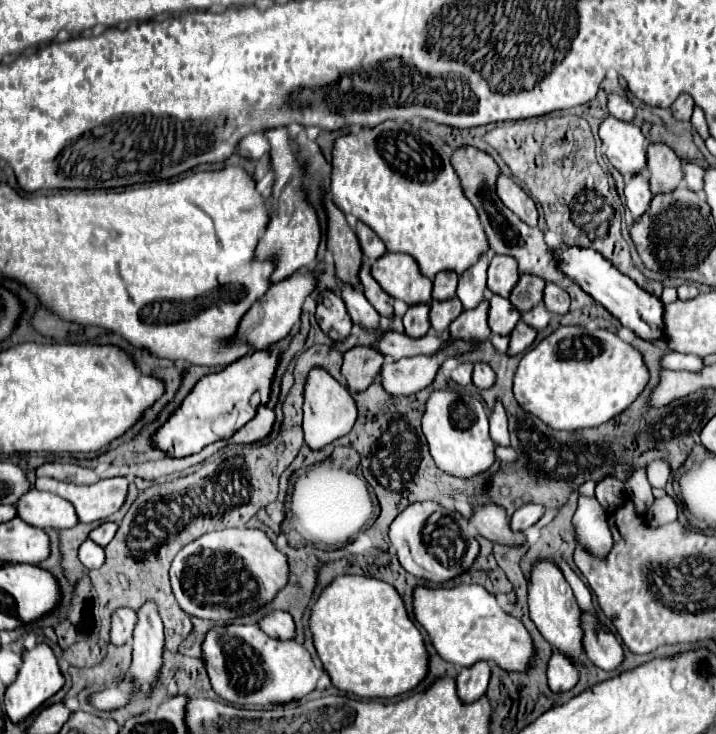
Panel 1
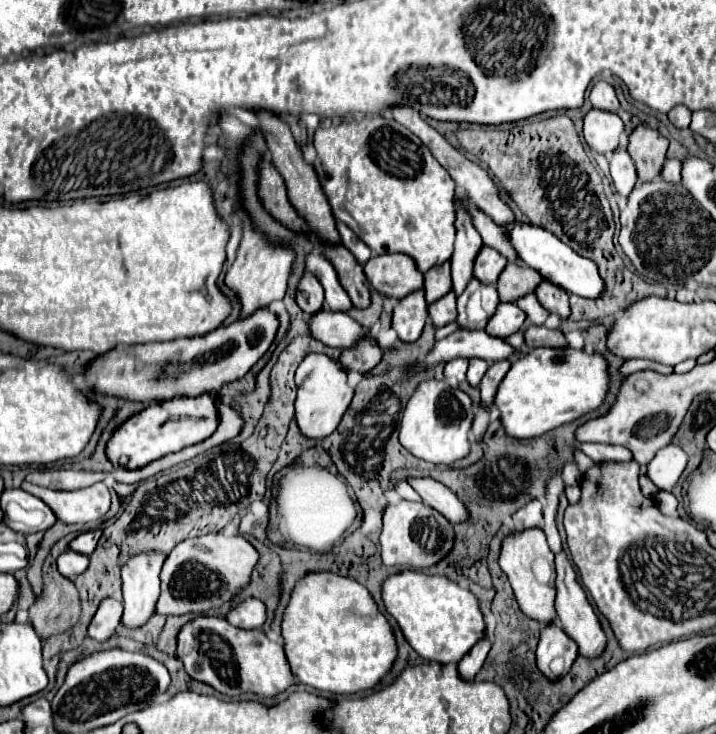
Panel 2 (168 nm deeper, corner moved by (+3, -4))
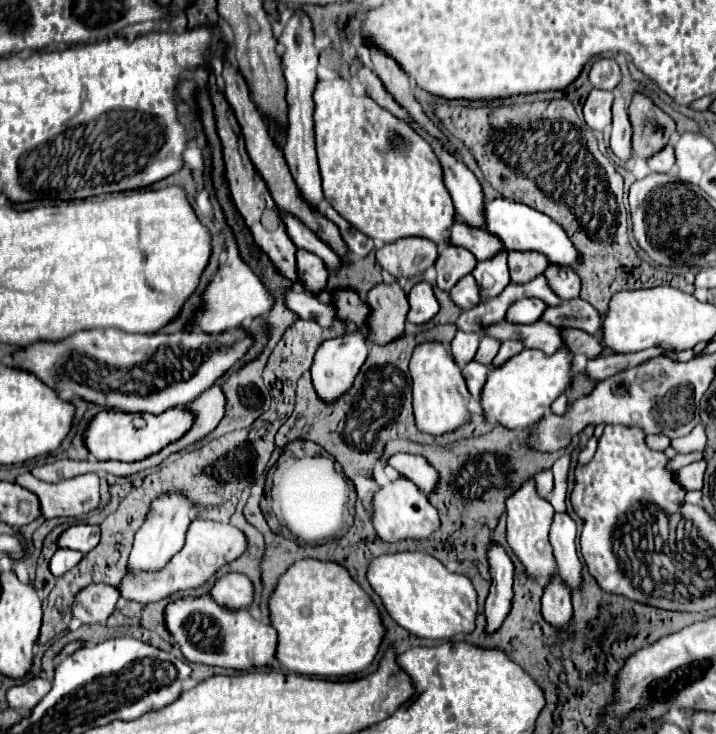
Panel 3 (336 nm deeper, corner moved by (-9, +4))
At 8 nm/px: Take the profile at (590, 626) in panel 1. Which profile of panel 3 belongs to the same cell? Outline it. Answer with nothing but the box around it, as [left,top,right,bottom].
[550,512,580,588]

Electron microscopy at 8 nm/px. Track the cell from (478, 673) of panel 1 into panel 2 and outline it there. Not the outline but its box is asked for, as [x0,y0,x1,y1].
[458,638,490,682]

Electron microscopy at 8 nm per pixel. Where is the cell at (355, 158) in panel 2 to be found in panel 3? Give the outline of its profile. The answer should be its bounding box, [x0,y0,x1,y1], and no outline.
[314,76,456,246]

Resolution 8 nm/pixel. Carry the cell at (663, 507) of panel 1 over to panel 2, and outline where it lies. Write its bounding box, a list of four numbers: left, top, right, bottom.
[654,492,678,516]

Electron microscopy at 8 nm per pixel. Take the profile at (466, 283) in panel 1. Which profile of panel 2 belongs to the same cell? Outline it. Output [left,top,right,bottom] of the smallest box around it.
[450,200,482,296]

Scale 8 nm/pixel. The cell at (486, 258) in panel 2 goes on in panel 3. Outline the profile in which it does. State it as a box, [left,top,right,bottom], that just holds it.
[450,216,504,260]

